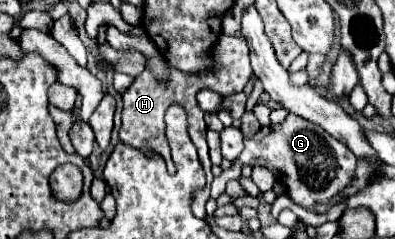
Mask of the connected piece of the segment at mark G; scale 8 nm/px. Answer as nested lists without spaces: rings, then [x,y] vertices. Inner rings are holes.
[[[289,113],[285,123],[261,127],[255,137],[245,139],[245,149],[233,161],[233,167],[223,169],[223,173],[215,177],[211,185],[211,197],[219,199],[219,195],[225,191],[227,181],[241,175],[241,165],[263,165],[271,169],[279,181],[283,181],[283,185],[289,189],[289,197],[297,205],[311,211],[315,203],[331,199],[353,179],[355,161],[357,159],[353,151],[345,143],[315,127],[315,123],[307,123],[305,119],[299,119],[299,115]]]

